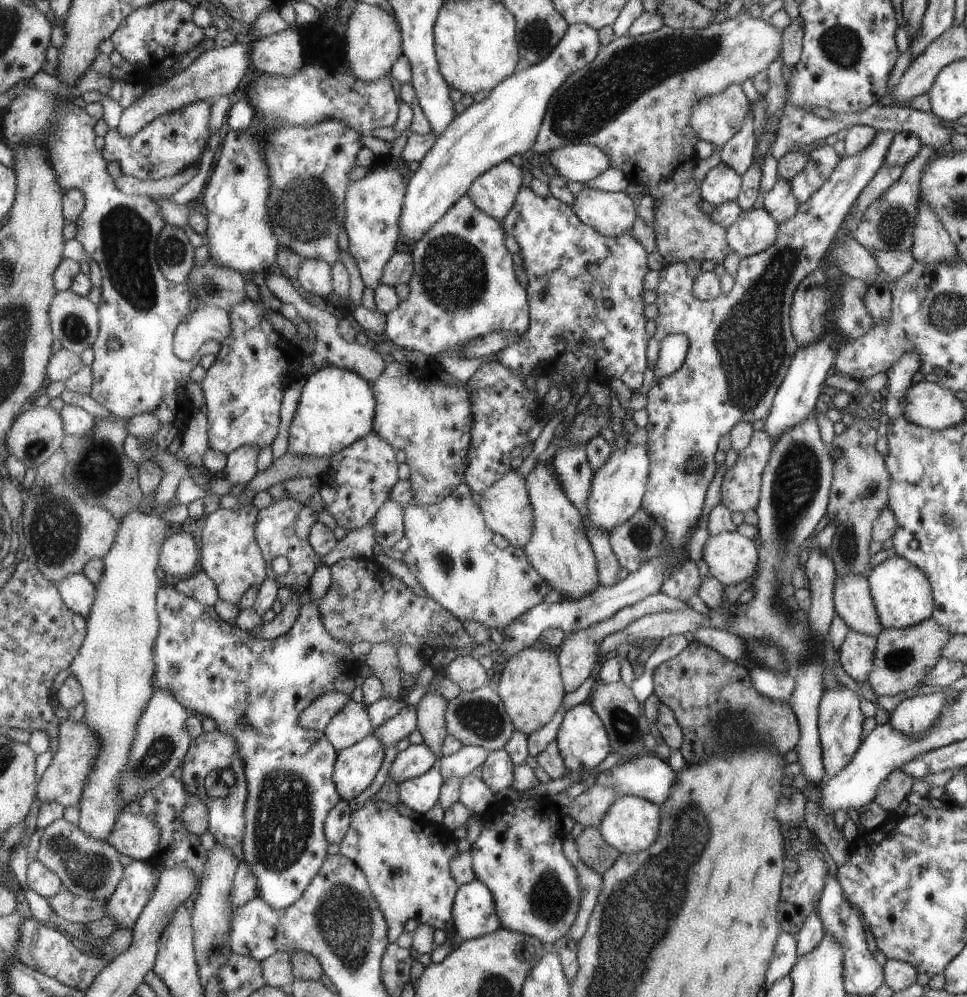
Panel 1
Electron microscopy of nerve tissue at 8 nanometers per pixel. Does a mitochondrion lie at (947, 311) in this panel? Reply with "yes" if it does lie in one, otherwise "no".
yes

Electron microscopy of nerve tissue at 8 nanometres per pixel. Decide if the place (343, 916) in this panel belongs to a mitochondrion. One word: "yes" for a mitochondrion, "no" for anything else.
yes

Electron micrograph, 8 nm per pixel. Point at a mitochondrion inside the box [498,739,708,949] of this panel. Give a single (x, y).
(550, 899)

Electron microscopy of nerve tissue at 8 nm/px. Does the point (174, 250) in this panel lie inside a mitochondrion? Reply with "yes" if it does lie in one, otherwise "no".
yes

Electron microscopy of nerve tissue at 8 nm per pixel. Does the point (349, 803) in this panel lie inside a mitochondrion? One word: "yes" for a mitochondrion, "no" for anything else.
no

